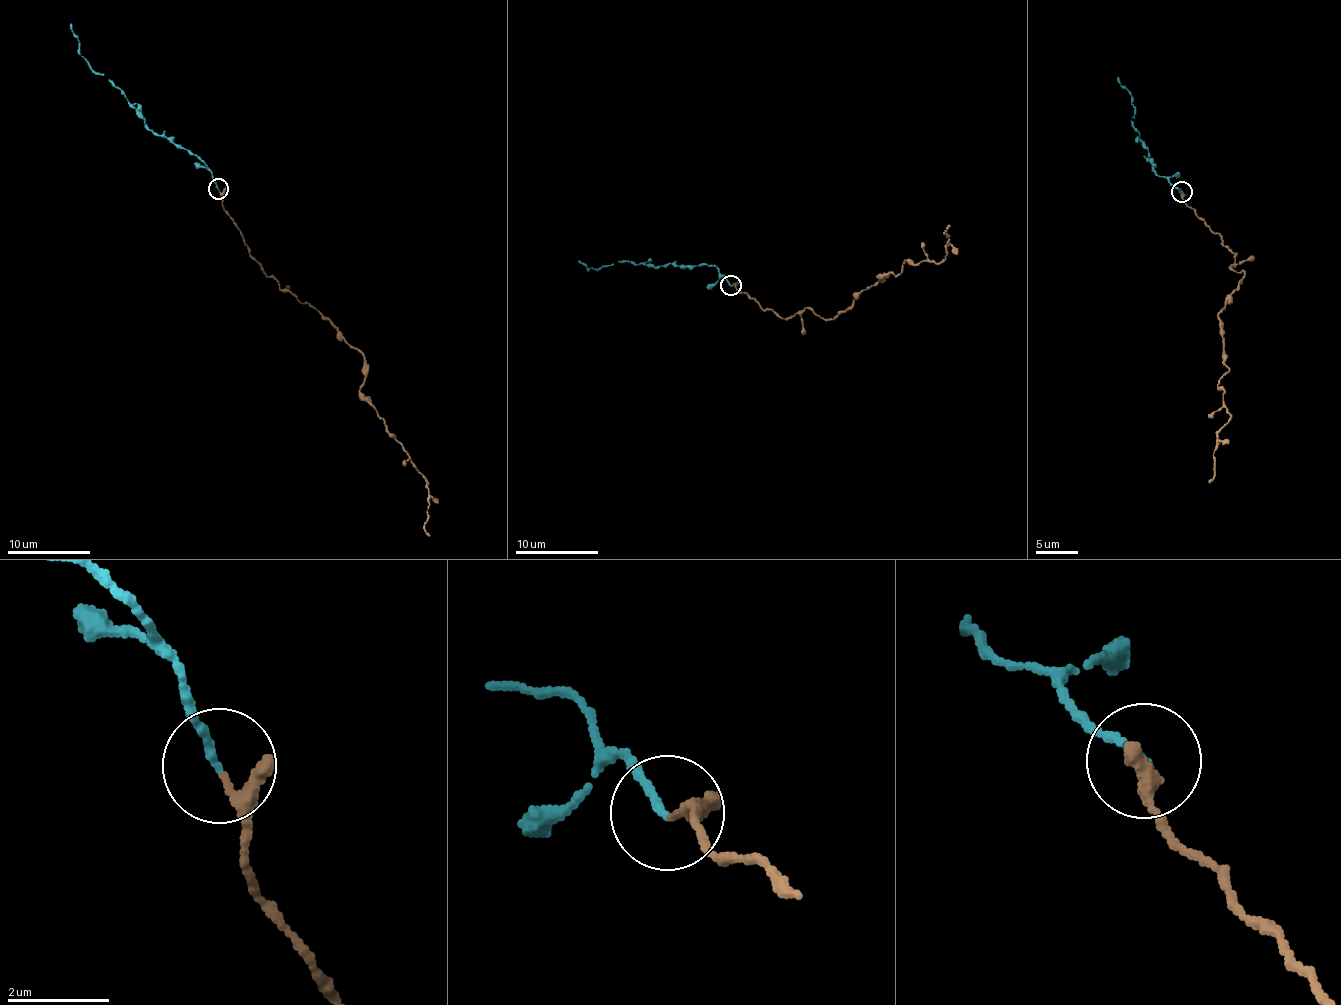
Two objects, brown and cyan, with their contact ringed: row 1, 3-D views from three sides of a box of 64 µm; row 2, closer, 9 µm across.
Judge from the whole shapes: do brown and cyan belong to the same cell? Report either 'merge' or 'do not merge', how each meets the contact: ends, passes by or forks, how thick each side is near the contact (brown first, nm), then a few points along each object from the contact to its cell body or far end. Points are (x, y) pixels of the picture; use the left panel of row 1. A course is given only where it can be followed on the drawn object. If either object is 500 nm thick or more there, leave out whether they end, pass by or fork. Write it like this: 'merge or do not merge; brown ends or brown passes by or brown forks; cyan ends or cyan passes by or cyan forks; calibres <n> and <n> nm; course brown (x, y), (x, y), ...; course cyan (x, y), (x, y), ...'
merge; brown passes by; cyan ends; calibres 200 and 150 nm; course brown (217, 190), (268, 276), (364, 356), (360, 396), (422, 476), (429, 536); course cyan (217, 188), (201, 159), (156, 136), (110, 81), (89, 66), (79, 52), (71, 23)

